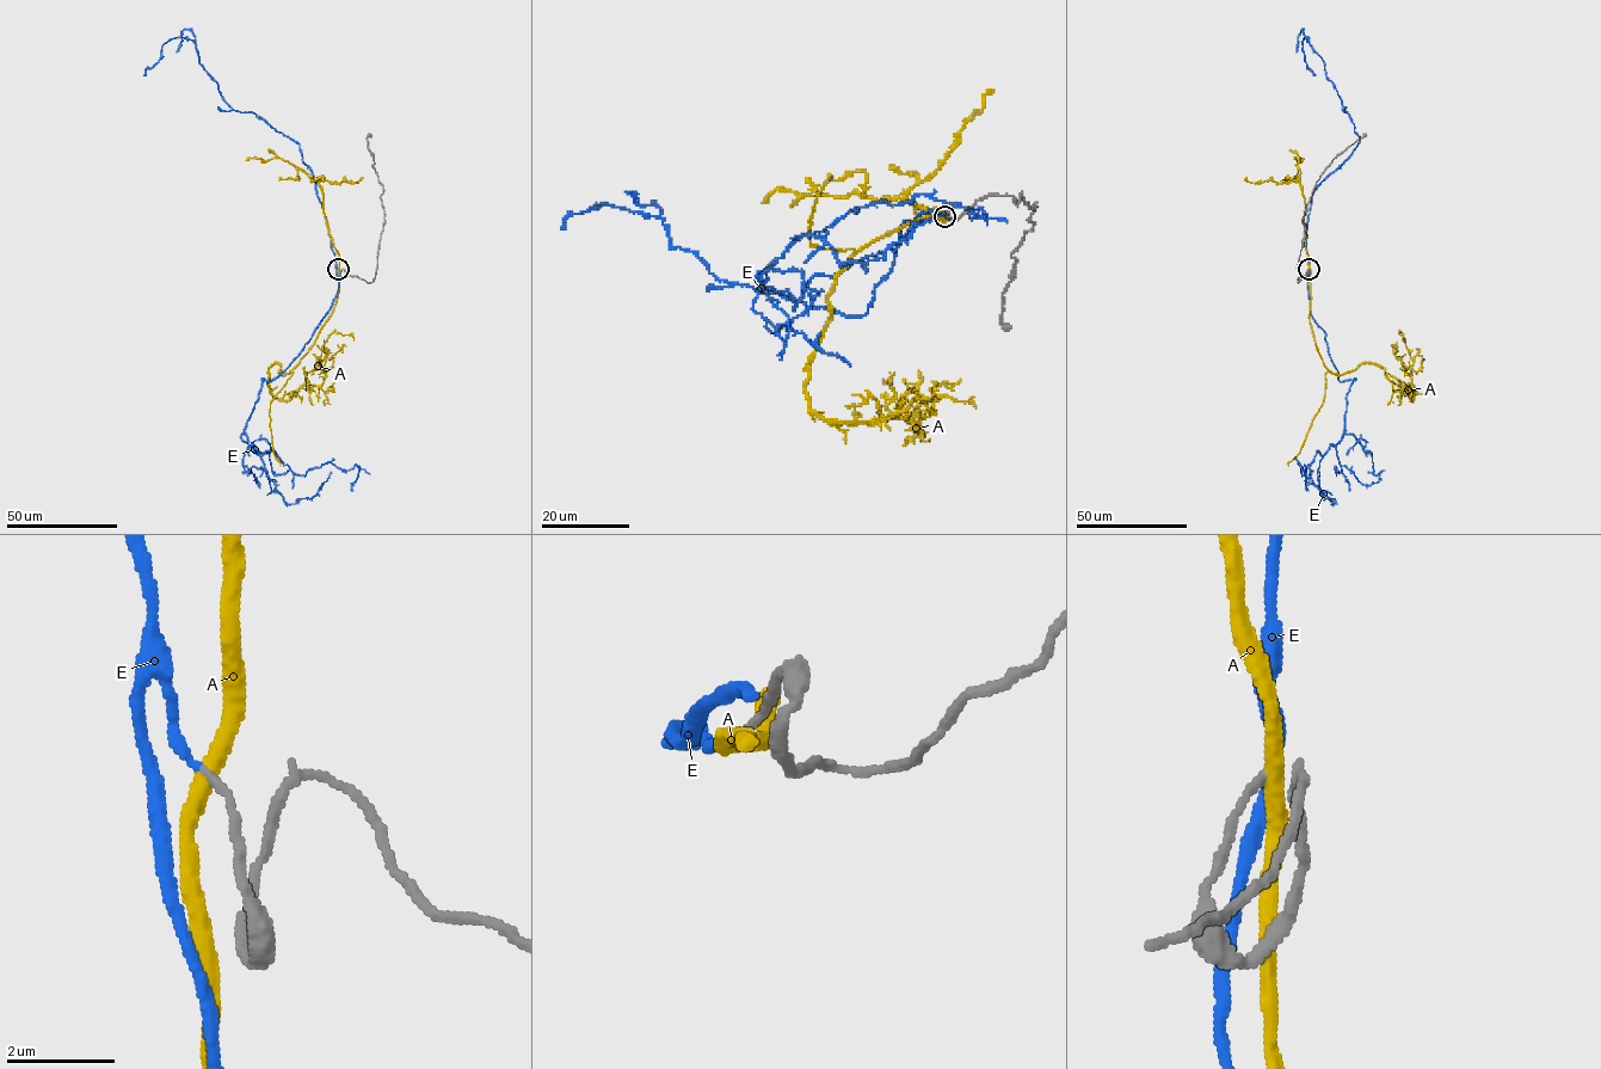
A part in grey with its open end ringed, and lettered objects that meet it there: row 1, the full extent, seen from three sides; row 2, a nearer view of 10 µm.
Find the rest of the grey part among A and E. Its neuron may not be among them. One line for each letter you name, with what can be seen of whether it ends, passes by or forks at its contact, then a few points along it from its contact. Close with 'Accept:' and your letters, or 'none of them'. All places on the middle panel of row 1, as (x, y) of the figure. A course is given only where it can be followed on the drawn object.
E: It ends there. Its course: (944, 216), (814, 275), (796, 303), (759, 286), (802, 234), (861, 206), (923, 194), (986, 217), (968, 215)
Accept: E

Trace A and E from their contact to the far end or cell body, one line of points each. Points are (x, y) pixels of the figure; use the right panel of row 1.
A: (1309, 269), (1310, 325), (1331, 372), (1374, 363), (1412, 400), (1412, 360), (1399, 333), (1405, 341)
E: (1309, 269), (1311, 315), (1338, 380), (1353, 380), (1341, 438), (1301, 474), (1297, 462), (1310, 471), (1307, 491)

